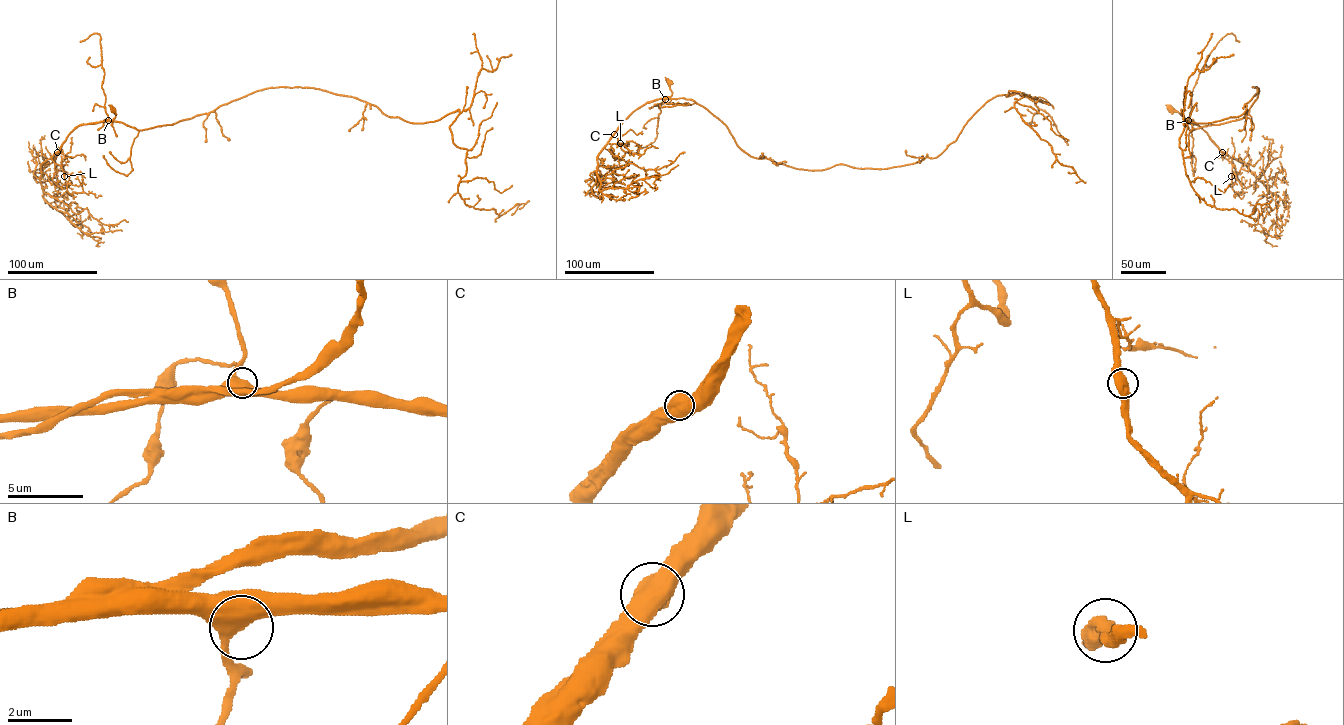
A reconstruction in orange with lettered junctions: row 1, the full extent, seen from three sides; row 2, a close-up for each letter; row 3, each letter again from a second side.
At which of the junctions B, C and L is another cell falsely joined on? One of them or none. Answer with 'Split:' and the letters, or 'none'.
Split: none

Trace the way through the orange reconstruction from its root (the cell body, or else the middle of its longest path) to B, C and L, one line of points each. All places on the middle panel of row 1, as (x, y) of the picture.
B: (669, 82), (672, 94), (665, 99)
C: (669, 82), (670, 96), (646, 102), (613, 134)
L: (669, 82), (670, 96), (647, 101), (635, 109), (608, 142), (620, 143)

